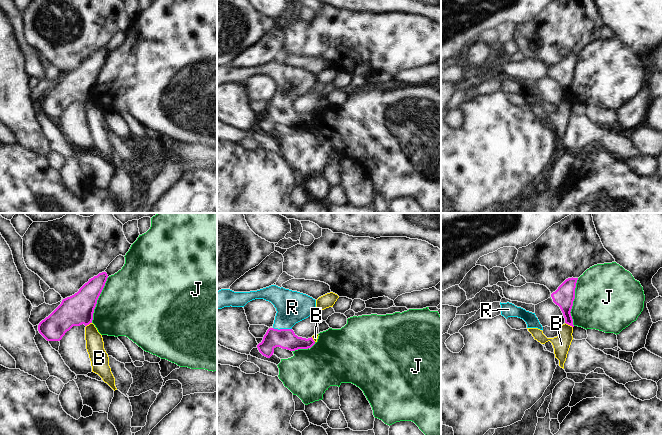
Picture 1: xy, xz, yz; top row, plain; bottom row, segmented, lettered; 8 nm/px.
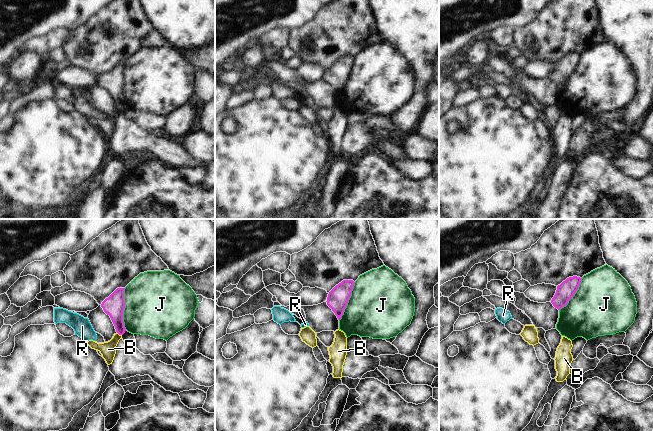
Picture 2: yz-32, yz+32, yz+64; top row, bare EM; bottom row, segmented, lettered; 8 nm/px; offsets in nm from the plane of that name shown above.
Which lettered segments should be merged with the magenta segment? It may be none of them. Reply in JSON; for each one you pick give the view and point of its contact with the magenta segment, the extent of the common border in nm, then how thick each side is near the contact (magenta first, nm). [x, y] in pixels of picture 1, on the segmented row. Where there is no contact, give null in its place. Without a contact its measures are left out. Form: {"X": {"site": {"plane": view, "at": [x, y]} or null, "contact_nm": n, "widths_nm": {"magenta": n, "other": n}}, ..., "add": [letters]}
{"R": {"site": {"plane": "xz", "at": [282, 329]}, "contact_nm": 150, "widths_nm": {"magenta": 160, "other": 260}}, "add": ["R"]}

